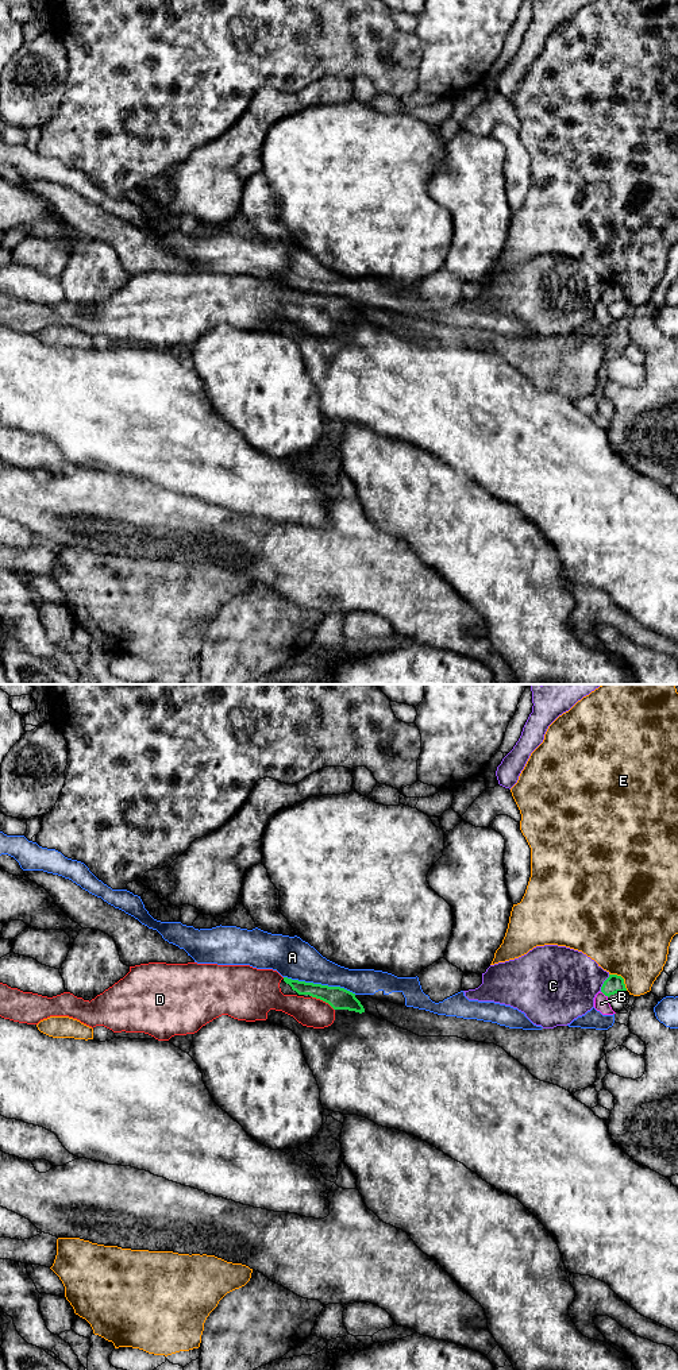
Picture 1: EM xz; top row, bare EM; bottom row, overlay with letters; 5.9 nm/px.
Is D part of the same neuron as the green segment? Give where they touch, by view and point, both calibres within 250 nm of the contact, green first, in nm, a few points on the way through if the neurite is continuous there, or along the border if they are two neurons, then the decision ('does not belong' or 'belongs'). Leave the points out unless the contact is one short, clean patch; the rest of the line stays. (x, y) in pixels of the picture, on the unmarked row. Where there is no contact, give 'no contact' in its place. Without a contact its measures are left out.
xz (323, 309) | 130/180 nm | across xz (338, 307), (323, 309), (314, 321) | belongs

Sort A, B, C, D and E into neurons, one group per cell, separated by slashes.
A / B / C / D / E

